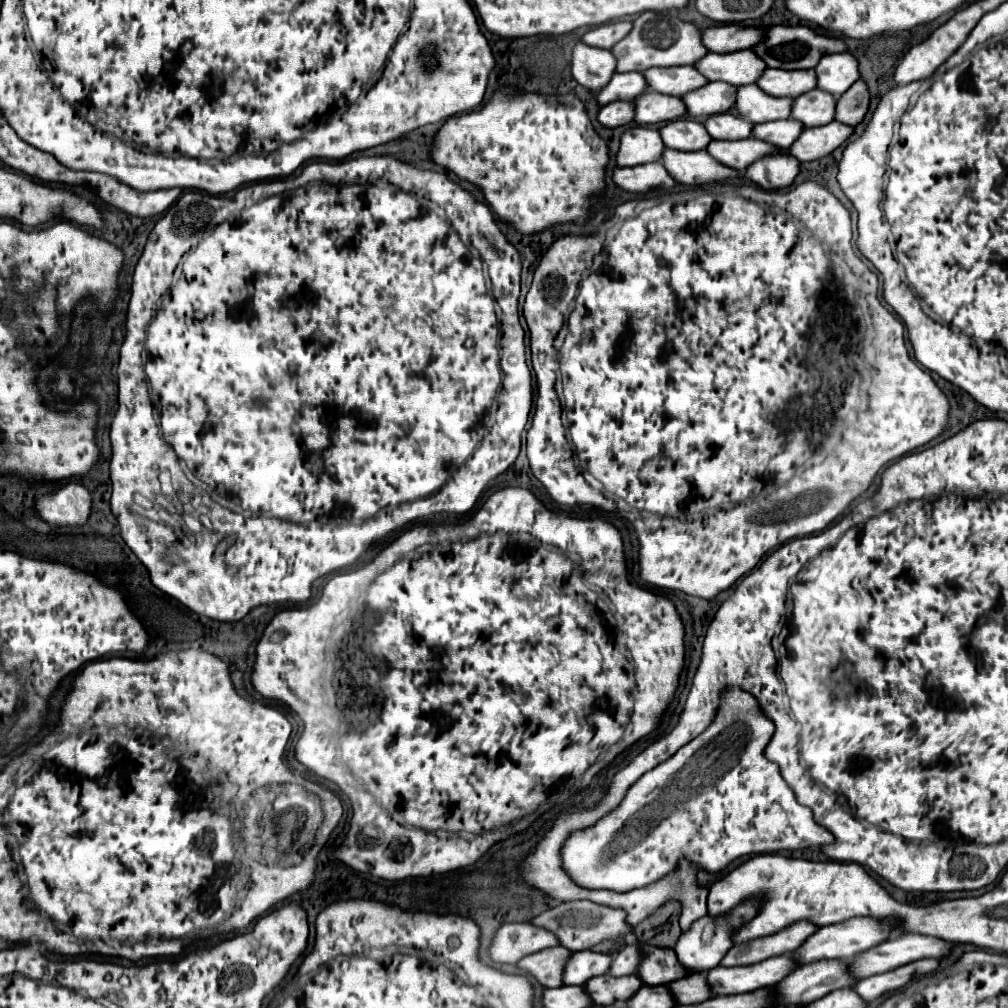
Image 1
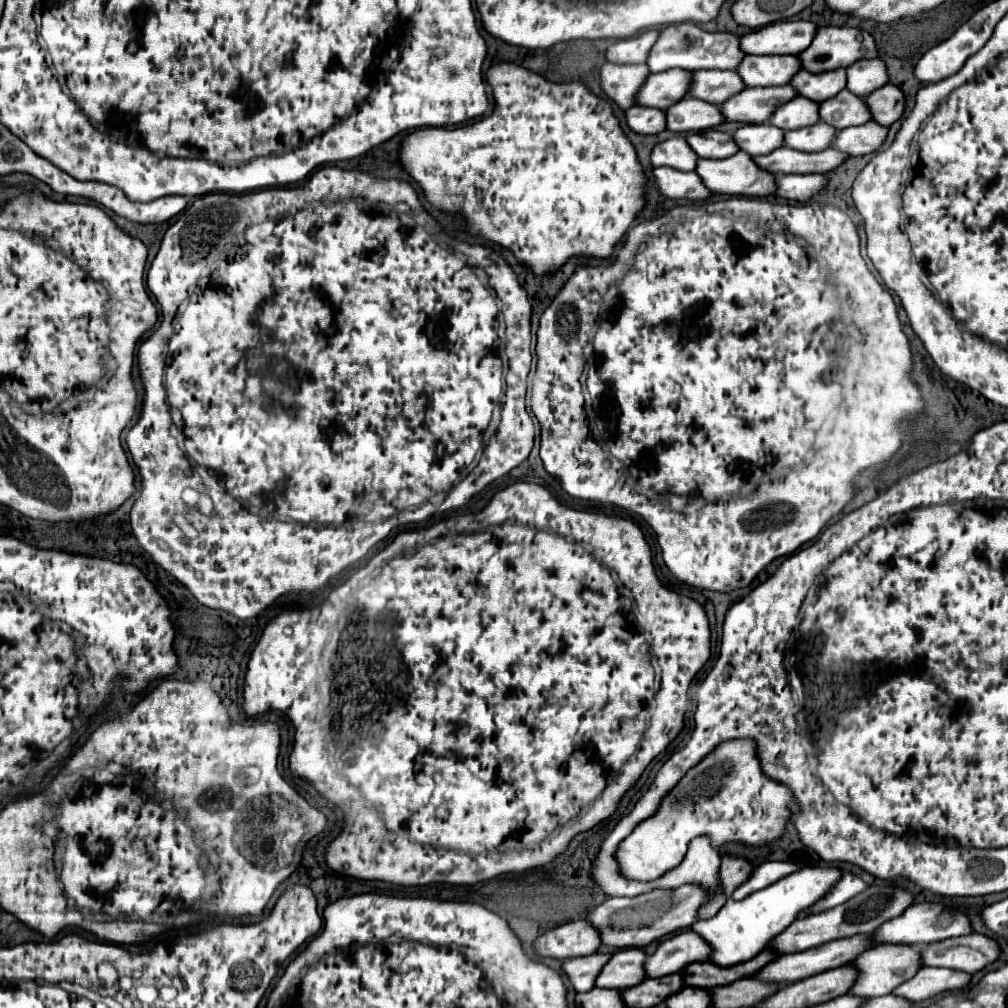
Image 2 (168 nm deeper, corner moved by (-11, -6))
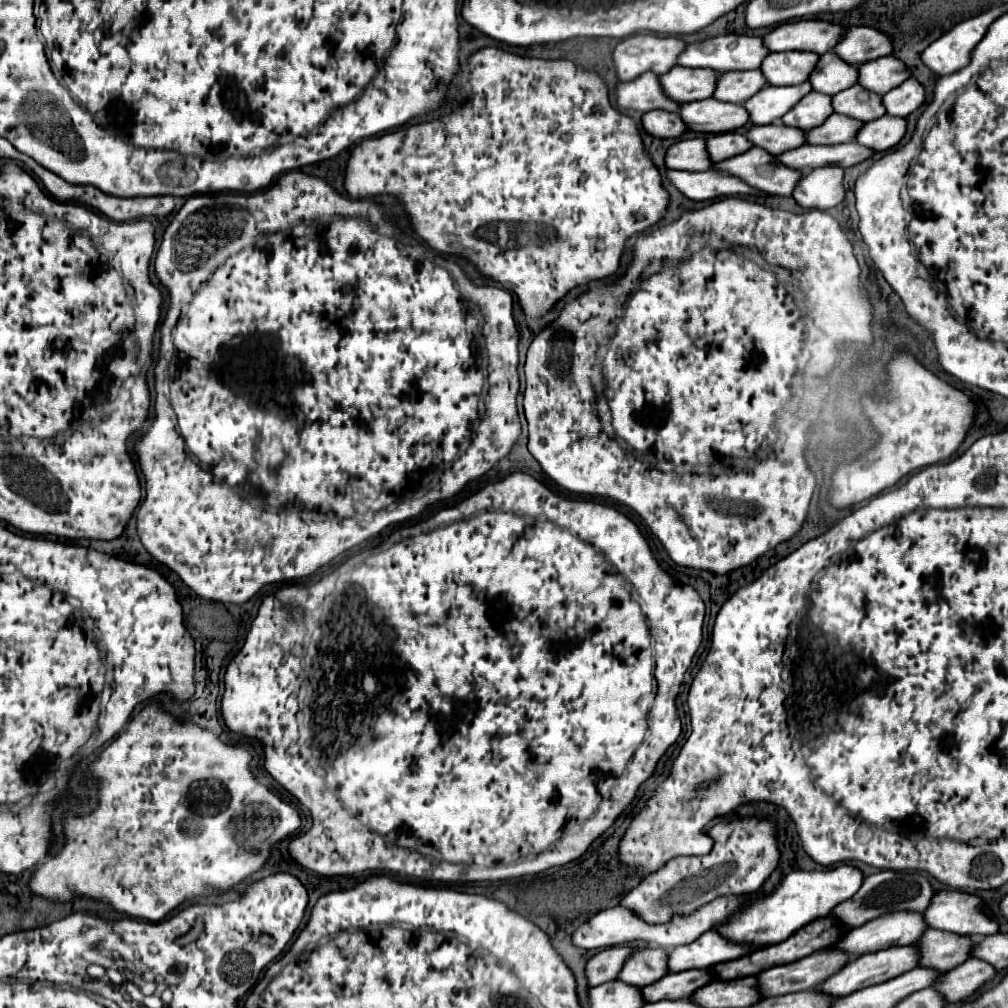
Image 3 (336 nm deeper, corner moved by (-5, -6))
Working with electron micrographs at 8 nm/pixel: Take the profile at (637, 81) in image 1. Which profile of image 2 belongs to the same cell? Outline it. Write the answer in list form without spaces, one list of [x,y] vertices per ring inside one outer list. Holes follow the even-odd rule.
[[[665,70],[663,74],[651,74],[639,90],[637,102],[641,106],[667,110],[667,106],[673,106],[675,102],[683,100],[683,96],[687,94],[689,80],[691,74],[687,74],[687,70]]]

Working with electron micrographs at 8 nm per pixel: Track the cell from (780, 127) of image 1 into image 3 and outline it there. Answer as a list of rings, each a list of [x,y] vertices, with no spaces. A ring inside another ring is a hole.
[[[831,114],[821,126],[815,126],[805,132],[807,144],[841,144],[851,142],[861,122],[853,122],[843,114]]]

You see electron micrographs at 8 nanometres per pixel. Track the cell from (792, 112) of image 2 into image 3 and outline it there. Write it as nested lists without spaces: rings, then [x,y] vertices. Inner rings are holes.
[[[809,92],[781,118],[781,122],[799,130],[811,130],[813,126],[819,126],[825,118],[829,118],[829,114],[833,114],[833,108],[829,106],[829,96]]]

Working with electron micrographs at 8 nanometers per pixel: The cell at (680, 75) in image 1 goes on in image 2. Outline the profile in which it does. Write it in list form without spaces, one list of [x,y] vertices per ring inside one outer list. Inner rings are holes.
[[[697,70],[693,72],[693,82],[687,96],[701,98],[711,104],[723,104],[743,88],[743,78],[739,78],[735,70]]]

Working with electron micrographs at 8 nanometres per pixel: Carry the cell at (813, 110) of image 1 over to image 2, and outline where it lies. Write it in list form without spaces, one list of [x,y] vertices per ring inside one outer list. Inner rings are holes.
[[[841,90],[837,96],[821,102],[819,114],[823,122],[833,124],[839,130],[859,126],[871,120],[871,112],[865,98],[859,98],[849,90]]]

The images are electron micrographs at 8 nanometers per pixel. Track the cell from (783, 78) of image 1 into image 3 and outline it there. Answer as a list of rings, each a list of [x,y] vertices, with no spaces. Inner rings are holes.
[[[827,52],[819,58],[807,82],[813,86],[815,92],[833,96],[857,82],[857,68],[845,66],[845,62],[841,62],[839,58],[833,58],[833,54]]]

